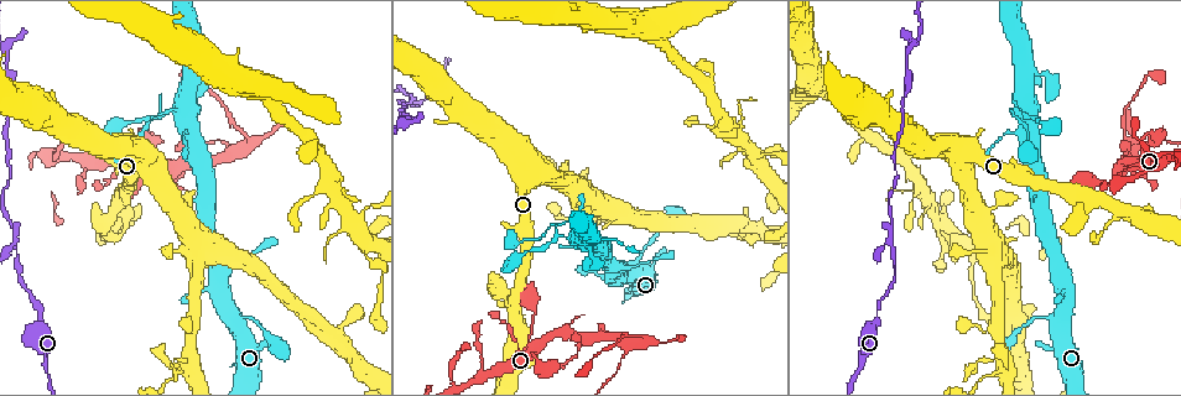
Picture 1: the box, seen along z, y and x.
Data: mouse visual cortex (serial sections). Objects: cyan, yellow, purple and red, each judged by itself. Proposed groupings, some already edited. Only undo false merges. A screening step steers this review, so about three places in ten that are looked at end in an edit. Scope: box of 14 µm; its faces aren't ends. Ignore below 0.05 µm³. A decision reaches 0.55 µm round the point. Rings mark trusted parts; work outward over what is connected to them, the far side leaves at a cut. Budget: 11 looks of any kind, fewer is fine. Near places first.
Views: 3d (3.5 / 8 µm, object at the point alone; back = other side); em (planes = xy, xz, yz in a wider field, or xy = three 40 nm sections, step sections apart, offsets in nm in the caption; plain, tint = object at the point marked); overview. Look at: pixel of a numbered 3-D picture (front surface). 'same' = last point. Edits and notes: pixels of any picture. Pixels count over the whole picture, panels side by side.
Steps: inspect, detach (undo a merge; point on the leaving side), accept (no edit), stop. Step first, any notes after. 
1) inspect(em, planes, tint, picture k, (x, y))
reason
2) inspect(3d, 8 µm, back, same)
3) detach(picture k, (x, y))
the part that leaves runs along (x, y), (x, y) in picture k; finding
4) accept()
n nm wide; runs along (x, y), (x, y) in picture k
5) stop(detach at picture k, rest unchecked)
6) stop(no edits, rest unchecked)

inspect(3d, 8 µm, picture 1, (994, 248))
abrupt turn

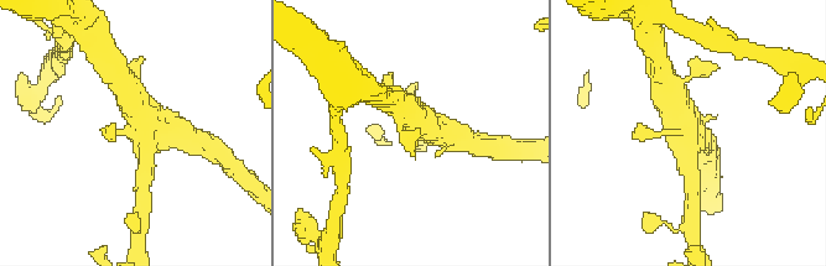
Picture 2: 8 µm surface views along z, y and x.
inspect(em, xy, step 2, tint, picture 2, (135, 133))
now the EM

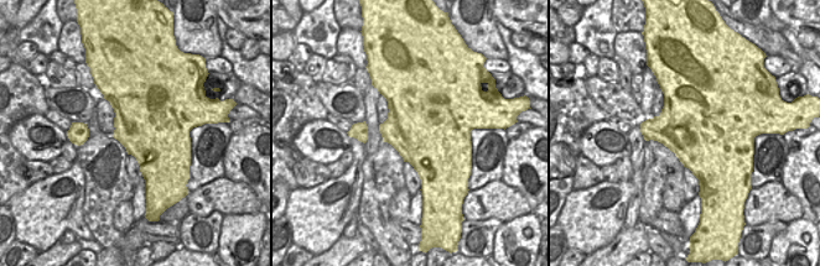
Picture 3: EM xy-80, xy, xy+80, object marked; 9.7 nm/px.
accept()
runs along (131, 99), (146, 121), (182, 136) in picture 2; one cell here

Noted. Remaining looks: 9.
inspect(3d, 3.5 µm, picture 1, (1025, 112))
sharp bend

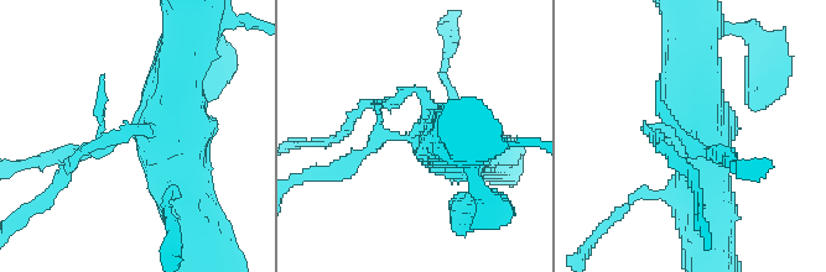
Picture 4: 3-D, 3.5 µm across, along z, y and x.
inspect(em, xy, step 2, tint, picture 4, (690, 129))
shape alone is not enough

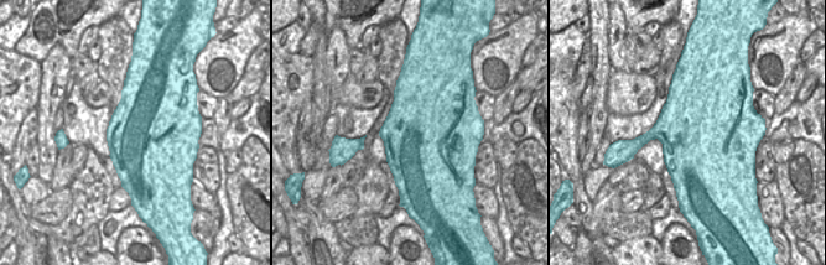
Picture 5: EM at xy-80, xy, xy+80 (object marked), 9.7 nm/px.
accept()
runs along (707, 212), (689, 48) in picture 4; one cell here

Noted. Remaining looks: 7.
inspect(3d, 3.5 µm, picture 1, (40, 315))
narrows sharply

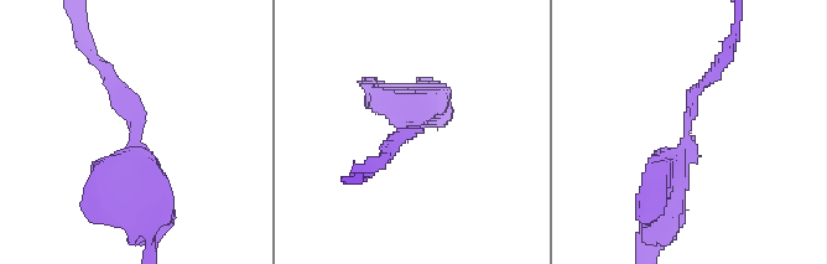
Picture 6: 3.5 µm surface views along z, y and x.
inspect(em, xy, step 2, tint, picture 6, (414, 130))

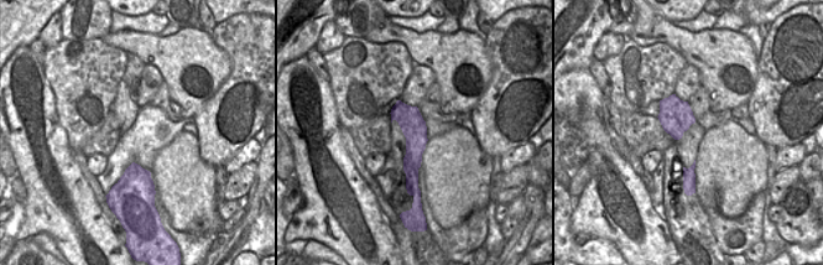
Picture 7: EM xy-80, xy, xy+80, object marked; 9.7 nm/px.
accept()
runs along (399, 104), (413, 126), (410, 190) in picture 7; continuous, no second cell

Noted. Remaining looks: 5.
inspect(3d, 8 µm, picture 1, (889, 244))
two arms in line, one across

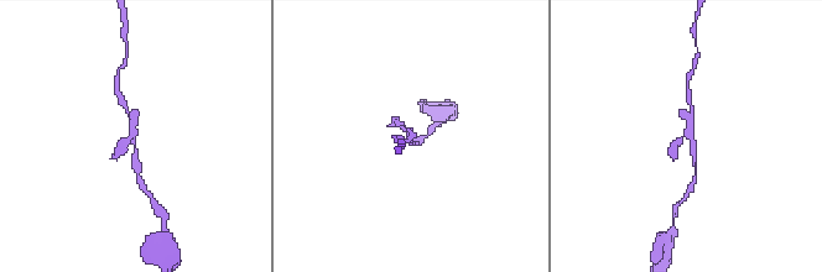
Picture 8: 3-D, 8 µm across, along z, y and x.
inspect(em, planes, tint, picture 8, (693, 135))
shape alone is not enough

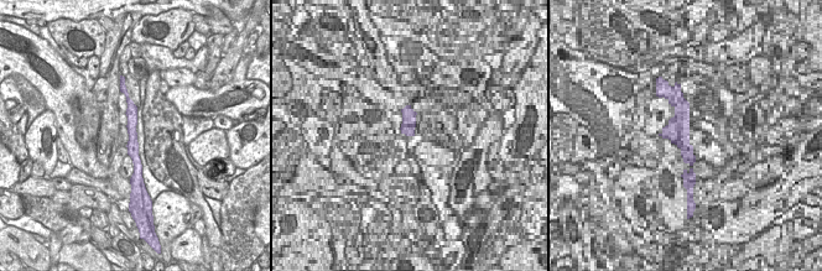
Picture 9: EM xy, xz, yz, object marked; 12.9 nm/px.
detach(picture 8, (672, 150))
two cells meet here

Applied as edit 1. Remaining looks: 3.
stop(detach at picture 8, rest unchecked)

